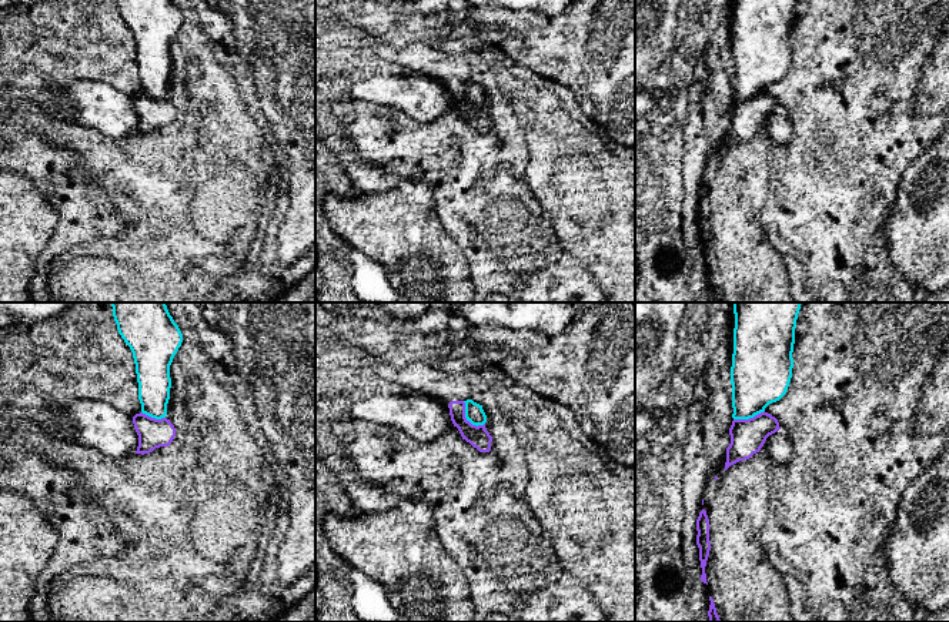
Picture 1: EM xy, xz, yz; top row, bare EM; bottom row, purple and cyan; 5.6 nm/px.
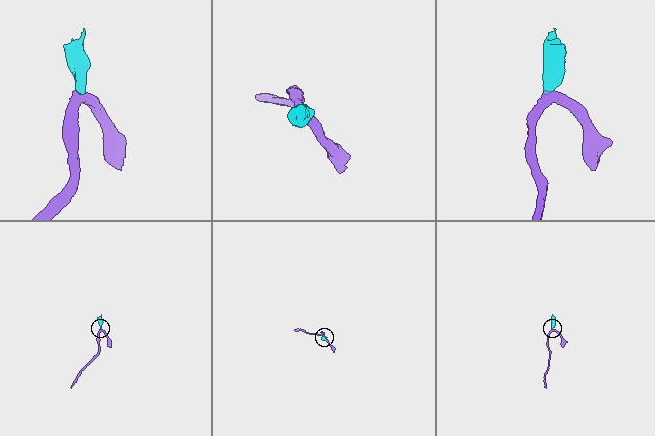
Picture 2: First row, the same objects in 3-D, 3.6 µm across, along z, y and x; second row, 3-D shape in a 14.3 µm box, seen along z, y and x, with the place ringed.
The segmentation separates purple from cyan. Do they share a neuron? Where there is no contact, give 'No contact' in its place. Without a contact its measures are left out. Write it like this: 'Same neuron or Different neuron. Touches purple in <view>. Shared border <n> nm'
Different neuron. Touches purple in xz. Shared border 180 nm

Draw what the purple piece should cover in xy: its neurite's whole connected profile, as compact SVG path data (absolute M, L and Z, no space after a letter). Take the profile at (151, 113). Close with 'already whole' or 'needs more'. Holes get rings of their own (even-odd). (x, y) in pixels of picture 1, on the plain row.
M140 93L133 97L133 104L138 116L136 134L144 136L156 128L168 127L176 117L176 108L167 98L156 100Z; already whole

